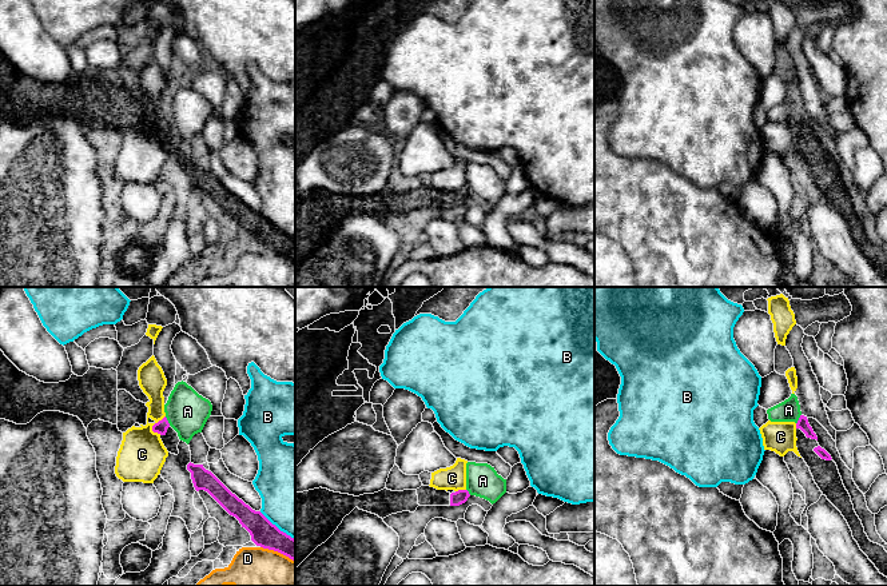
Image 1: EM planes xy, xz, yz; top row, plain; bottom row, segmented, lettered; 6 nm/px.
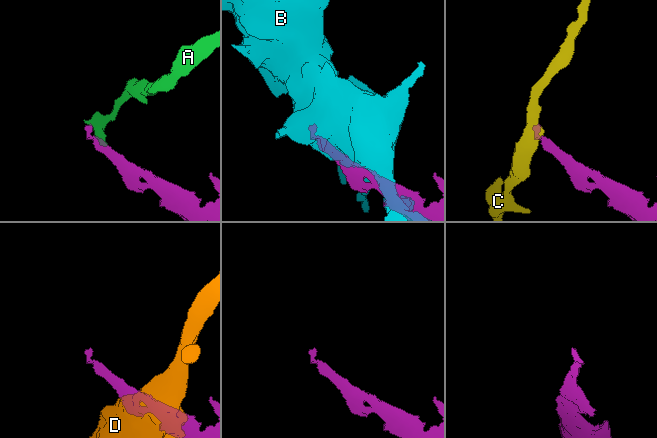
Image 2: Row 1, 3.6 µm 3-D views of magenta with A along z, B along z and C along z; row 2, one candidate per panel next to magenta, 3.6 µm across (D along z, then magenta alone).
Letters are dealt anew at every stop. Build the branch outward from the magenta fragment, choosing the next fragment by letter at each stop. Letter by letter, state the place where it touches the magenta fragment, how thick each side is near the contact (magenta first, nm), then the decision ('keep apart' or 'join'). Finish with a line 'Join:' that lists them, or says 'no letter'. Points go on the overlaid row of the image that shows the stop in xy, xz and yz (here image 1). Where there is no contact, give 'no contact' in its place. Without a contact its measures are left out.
A: xy (167, 421) | 80/260 nm | keep apart
B: xy (275, 526) | 160/420 nm | keep apart
C: xy (155, 423) | 80/280 nm | keep apart
D: xy (278, 551) | 160/420 nm | keep apart
Join: no letter

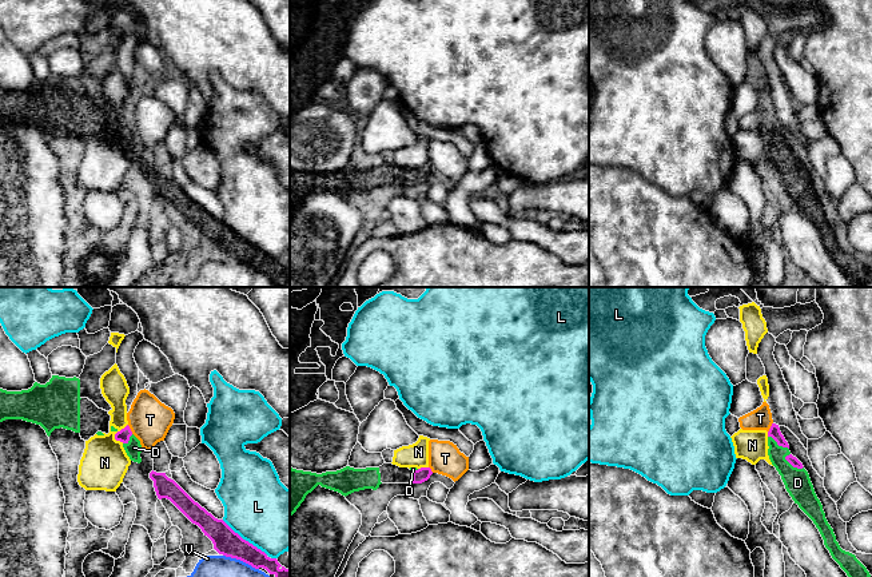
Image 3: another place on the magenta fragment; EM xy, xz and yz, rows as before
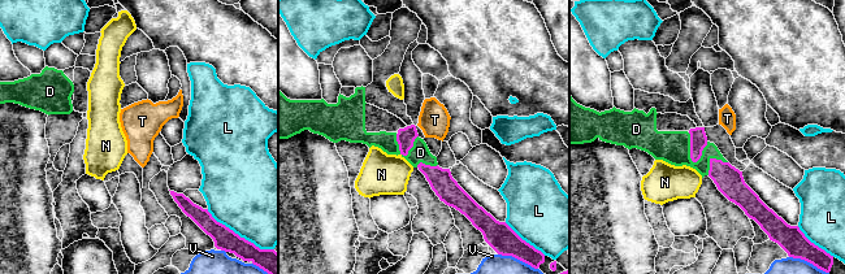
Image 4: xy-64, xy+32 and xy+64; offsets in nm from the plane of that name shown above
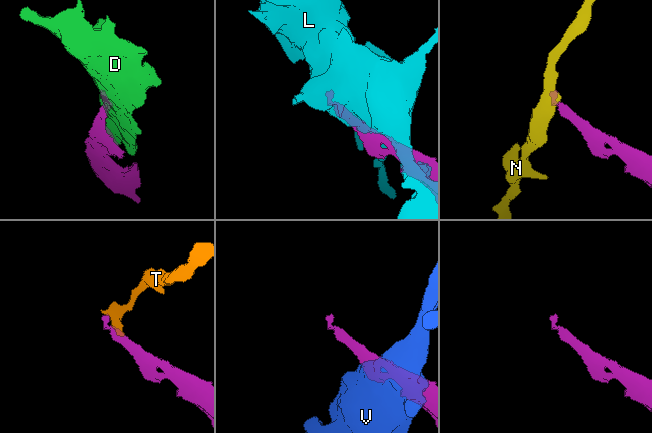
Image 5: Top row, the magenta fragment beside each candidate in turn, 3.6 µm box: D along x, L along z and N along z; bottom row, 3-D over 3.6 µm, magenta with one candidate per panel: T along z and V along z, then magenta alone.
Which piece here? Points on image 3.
D: yz (793, 466) | 60/160 nm | join
L: xy (245, 540) | 160/400 nm | keep apart
N: xy (118, 432) | 80/280 nm | keep apart
T: xy (130, 429) | 80/260 nm | keep apart
V: xy (241, 560) | 160/130 nm | keep apart
Join: D

